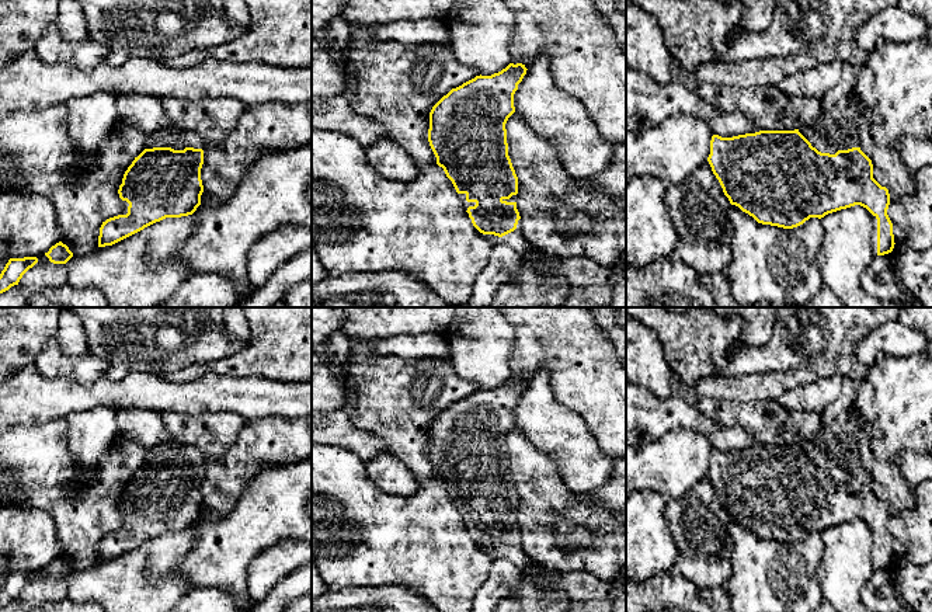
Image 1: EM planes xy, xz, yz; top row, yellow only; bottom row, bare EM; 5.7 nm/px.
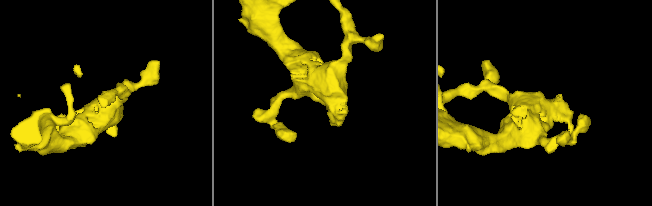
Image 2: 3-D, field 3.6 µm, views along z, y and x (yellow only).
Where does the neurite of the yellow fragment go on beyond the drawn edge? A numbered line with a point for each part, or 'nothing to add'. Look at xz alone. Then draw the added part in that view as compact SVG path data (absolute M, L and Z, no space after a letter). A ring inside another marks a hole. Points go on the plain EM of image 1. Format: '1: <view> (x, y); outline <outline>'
nothing to add

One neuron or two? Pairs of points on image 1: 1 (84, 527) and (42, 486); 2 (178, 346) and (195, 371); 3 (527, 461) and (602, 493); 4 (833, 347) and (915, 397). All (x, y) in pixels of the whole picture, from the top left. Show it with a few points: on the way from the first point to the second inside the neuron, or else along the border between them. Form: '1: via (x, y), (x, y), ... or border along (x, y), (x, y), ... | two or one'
1: via (75, 517), (52, 494) | one
2: border along (223, 357), (160, 375) | two
3: border along (574, 494), (580, 501), (604, 504), (611, 510) | two
4: border along (869, 368), (859, 383) | two

